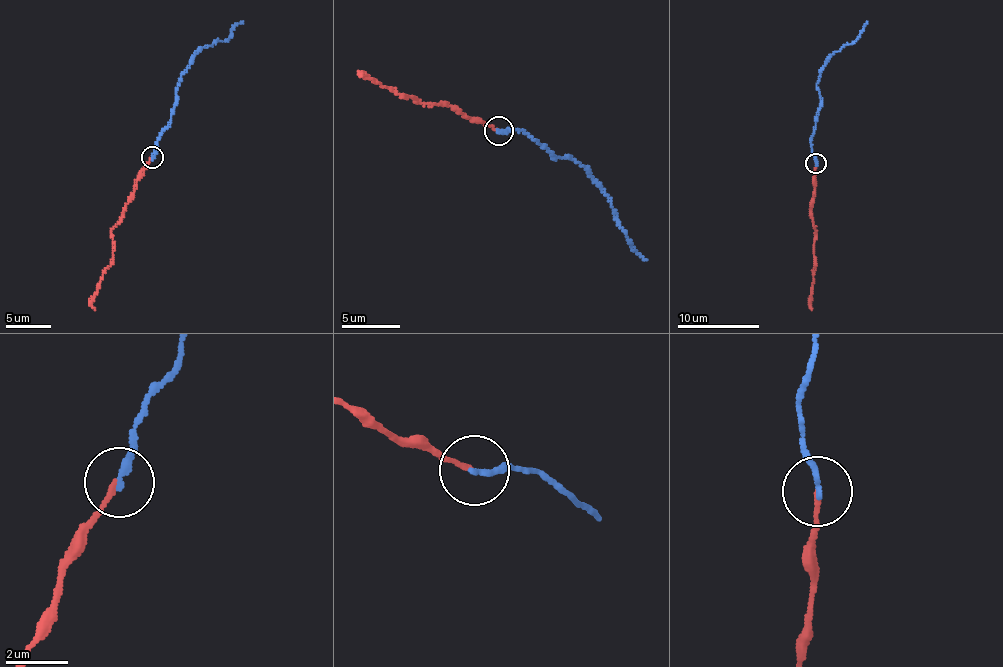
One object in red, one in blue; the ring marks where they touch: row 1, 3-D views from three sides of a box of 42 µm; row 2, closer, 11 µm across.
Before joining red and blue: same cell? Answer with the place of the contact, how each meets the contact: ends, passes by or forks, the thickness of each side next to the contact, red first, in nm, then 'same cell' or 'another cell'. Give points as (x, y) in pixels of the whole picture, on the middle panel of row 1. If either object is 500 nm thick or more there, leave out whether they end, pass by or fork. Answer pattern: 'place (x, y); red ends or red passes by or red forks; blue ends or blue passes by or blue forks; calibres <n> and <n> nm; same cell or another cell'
place (499, 130); red ends; blue ends; calibres 150 and 190 nm; same cell

